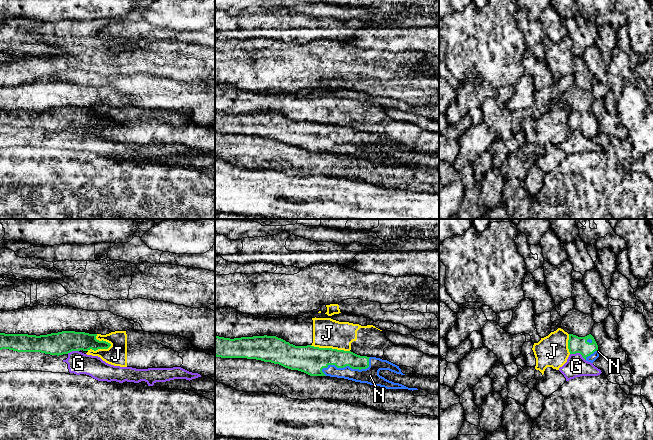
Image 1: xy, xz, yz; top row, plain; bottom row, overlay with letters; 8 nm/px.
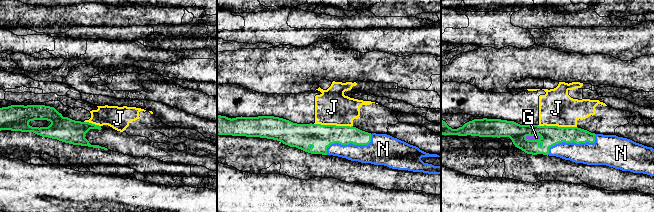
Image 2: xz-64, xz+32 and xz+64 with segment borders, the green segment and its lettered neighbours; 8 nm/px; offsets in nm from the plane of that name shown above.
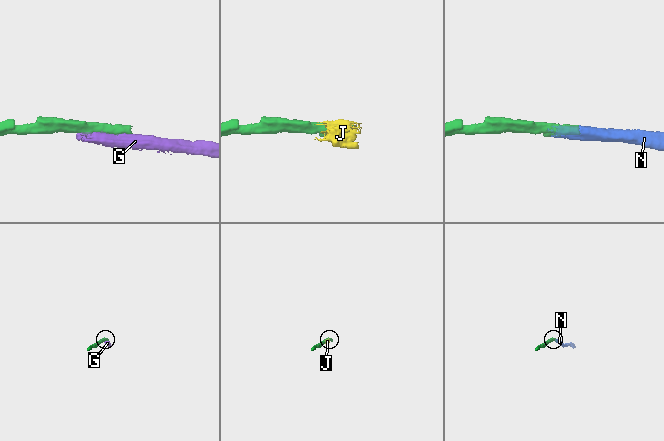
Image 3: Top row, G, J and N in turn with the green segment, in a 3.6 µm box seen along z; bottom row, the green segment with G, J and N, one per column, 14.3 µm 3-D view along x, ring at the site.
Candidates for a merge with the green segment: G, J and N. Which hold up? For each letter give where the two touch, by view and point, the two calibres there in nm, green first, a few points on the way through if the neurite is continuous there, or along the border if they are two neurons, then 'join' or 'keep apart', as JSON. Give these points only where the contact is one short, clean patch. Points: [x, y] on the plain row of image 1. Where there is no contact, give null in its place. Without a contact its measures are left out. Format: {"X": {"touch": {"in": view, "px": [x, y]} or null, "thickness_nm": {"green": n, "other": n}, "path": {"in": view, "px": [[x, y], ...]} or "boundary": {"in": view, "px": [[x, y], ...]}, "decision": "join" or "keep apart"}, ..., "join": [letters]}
{"G": {"touch": {"in": "yz", "px": [578, 128]}, "thickness_nm": {"green": 130, "other": 170}, "decision": "keep apart"}, "J": {"touch": {"in": "xy", "px": [99, 124]}, "thickness_nm": {"green": 170, "other": 170}, "boundary": {"in": "xy", "px": [[111, 120], [107, 124], [87, 126]]}, "decision": "keep apart"}, "N": {"touch": {"in": "xz", "px": [348, 141]}, "thickness_nm": {"green": 180, "other": 140}, "decision": "join"}, "join": ["N"]}

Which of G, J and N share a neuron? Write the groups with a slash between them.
G / J / N

